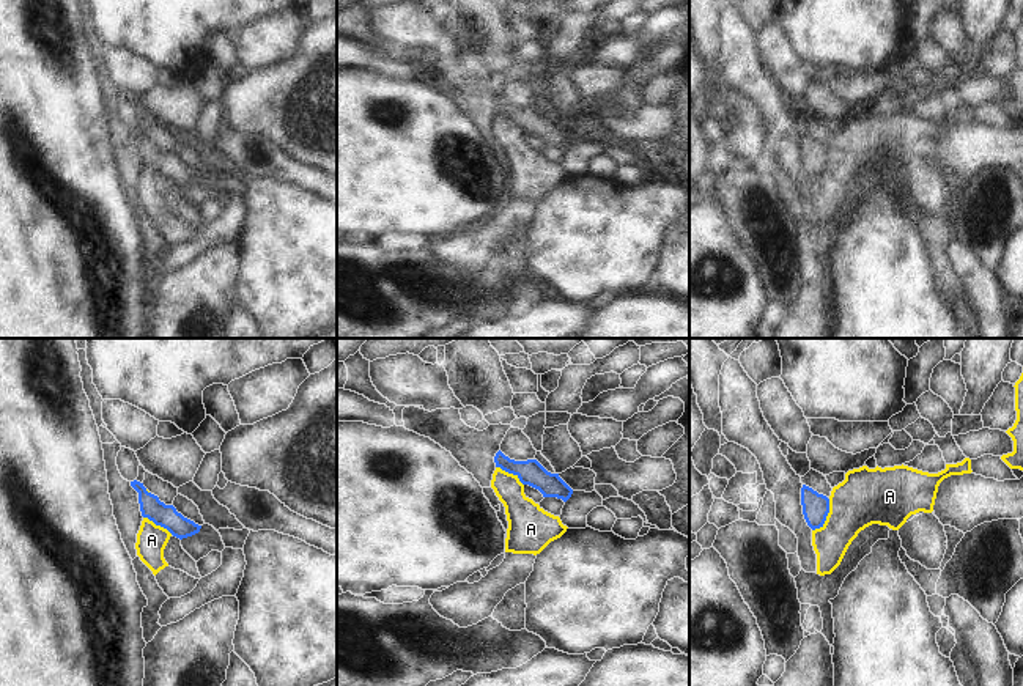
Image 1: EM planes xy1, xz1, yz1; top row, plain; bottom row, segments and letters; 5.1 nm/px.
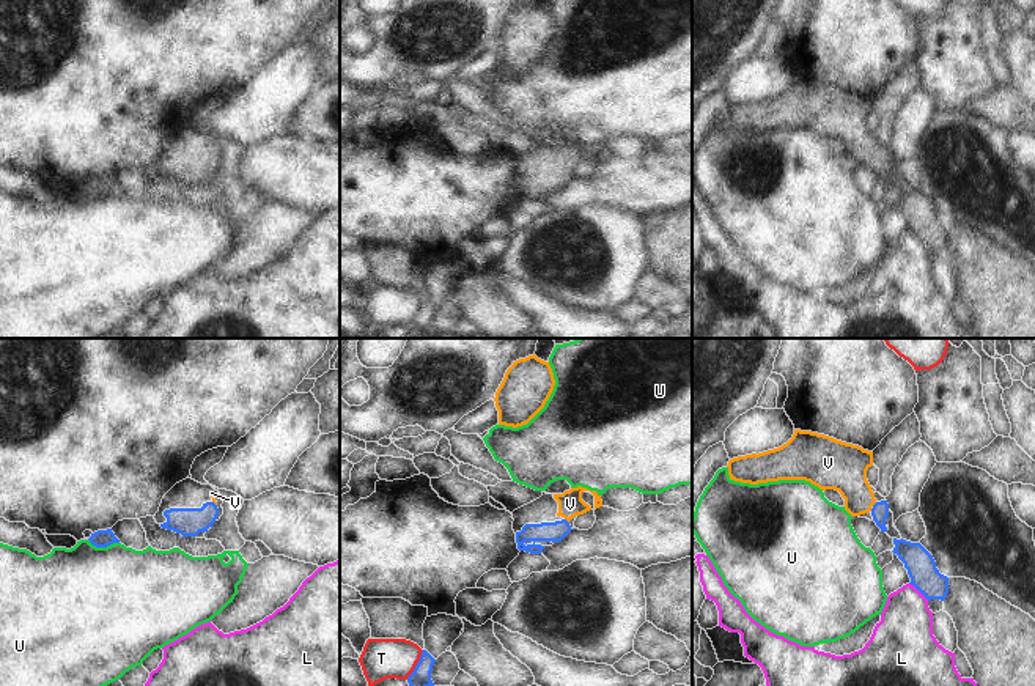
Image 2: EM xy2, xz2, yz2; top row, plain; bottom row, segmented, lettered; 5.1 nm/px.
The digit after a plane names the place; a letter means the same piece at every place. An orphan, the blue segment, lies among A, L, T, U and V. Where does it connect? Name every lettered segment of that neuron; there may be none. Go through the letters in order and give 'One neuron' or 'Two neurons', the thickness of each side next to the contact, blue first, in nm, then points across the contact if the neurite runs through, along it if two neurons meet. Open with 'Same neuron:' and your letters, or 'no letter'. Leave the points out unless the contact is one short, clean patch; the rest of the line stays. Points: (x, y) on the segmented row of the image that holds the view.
Same neuron: V
A: Two neurons. Thickness 140 nm (blue) against 280 nm. Boundary: yz1 (830, 499), (827, 520), (812, 531)
L: Two neurons. Thickness 150 nm (blue) against 280 nm. Boundary: yz2 (909, 582), (928, 600)
T: Two neurons. Thickness 100 nm (blue) against 200 nm
U: Two neurons. Thickness 90 nm (blue) against 500 nm
V: One neuron. Thickness 100 nm (blue) against 130 nm. Path across: xz2 (557, 531), (567, 521), (570, 504)

